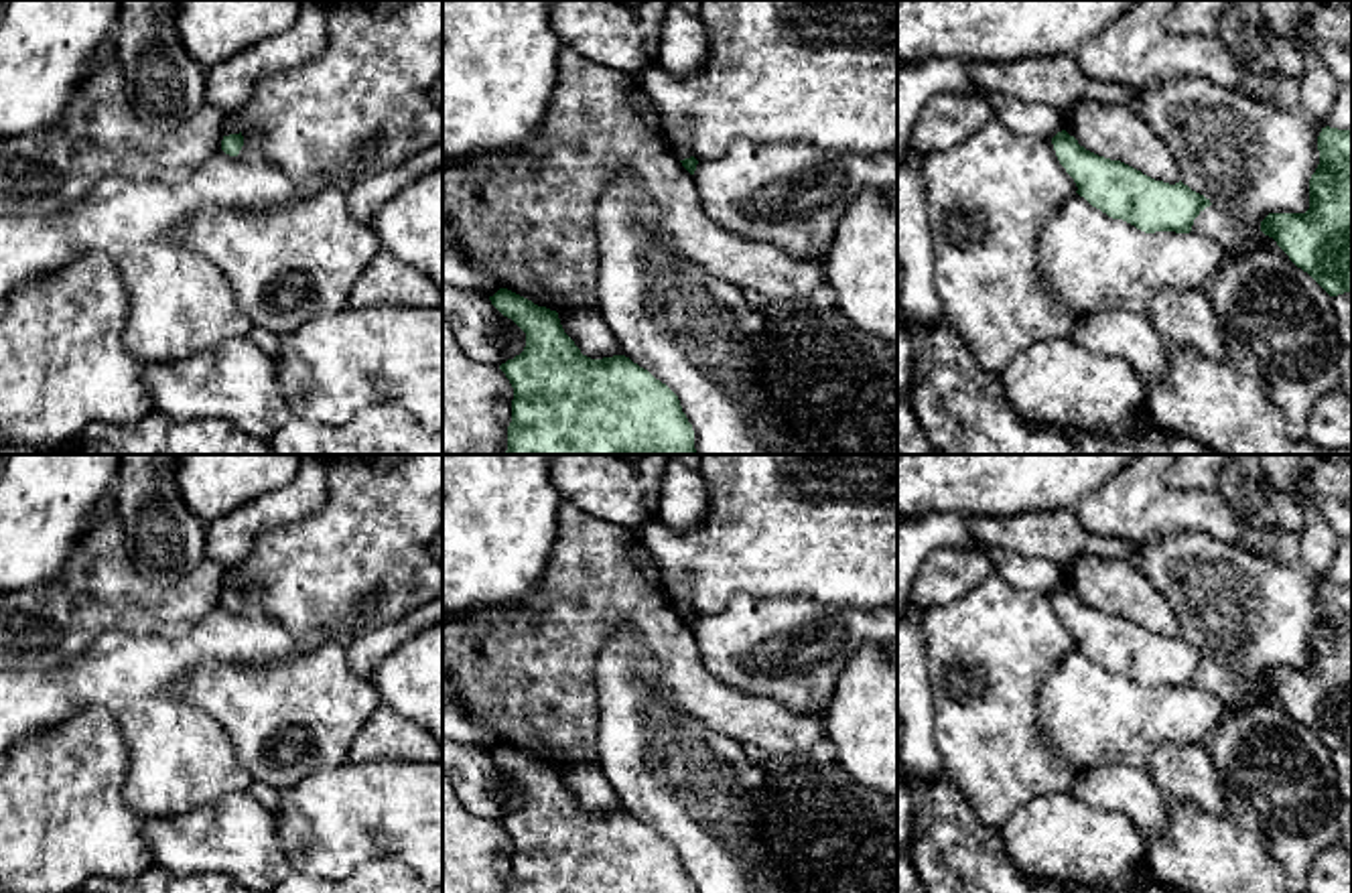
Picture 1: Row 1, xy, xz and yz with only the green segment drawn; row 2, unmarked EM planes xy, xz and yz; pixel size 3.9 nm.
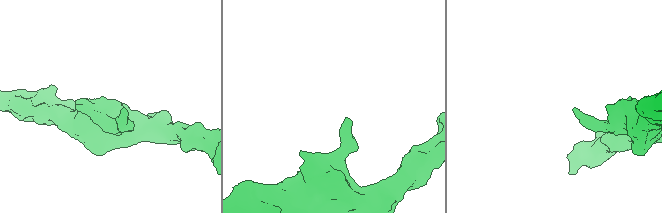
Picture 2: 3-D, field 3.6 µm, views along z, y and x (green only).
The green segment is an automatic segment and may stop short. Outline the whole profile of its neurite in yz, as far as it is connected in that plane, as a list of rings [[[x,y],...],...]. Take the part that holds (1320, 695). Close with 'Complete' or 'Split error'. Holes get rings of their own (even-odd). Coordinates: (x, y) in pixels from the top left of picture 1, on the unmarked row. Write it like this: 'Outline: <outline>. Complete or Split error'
Outline: [[[1322,582],[1305,668],[1269,668],[1261,686],[1330,751],[1352,747],[1352,585]]]. Complete

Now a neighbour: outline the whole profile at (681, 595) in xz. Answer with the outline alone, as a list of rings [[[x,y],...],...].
[[[688,580],[676,582],[674,587],[666,587],[666,591],[678,615],[694,611],[692,591]]]

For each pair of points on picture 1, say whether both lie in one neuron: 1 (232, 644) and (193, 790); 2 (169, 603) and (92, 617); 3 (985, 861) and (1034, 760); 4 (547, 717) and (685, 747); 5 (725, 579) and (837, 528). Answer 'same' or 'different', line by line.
1: same
2: same
3: different
4: different
5: same

